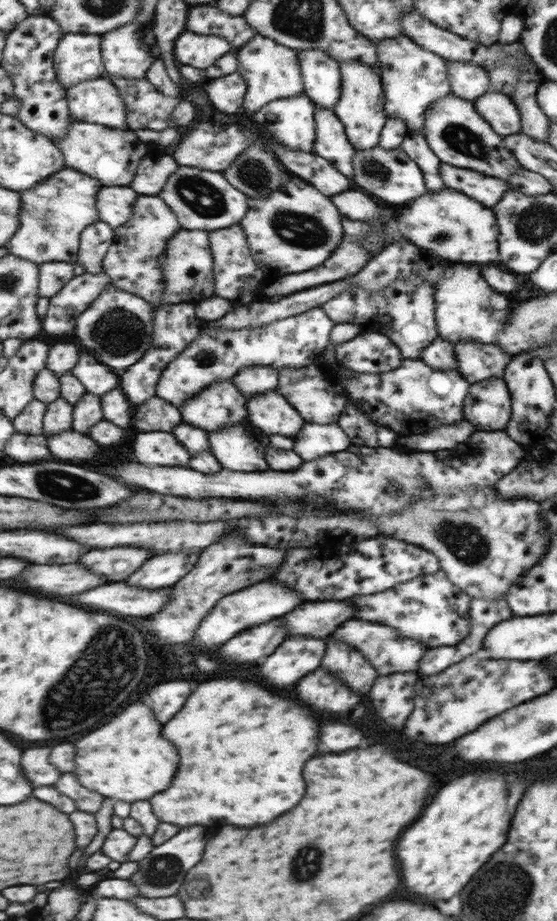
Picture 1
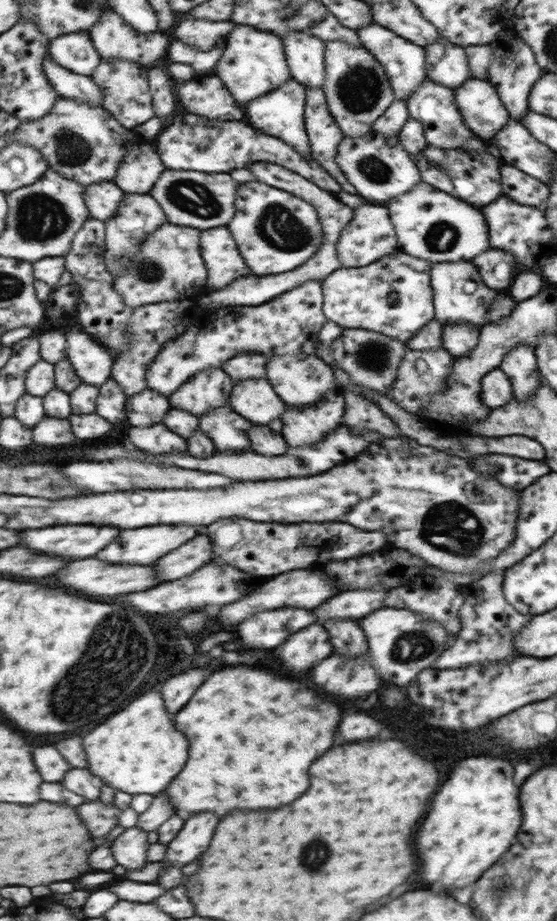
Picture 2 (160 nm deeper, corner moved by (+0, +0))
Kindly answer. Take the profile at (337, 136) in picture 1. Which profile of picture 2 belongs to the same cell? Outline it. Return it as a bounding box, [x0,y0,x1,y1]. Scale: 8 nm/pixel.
[305,88,358,194]

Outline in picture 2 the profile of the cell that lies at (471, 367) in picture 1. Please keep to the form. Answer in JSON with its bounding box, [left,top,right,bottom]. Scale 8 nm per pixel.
[442,323,478,358]

